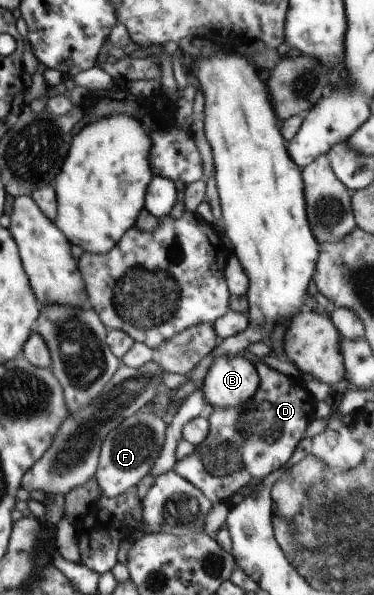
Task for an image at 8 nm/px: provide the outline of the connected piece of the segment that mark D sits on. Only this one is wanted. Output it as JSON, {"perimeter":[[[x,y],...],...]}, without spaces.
{"perimeter":[[[251,358],[260,384],[251,401],[235,408],[214,408],[209,420],[210,432],[203,443],[194,449],[193,453],[176,460],[173,471],[183,479],[190,481],[200,489],[213,504],[227,503],[242,487],[260,483],[272,471],[278,470],[289,461],[297,444],[303,439],[306,427],[310,424],[315,413],[317,401],[306,388],[302,379],[294,379],[270,368],[259,358]]]}

